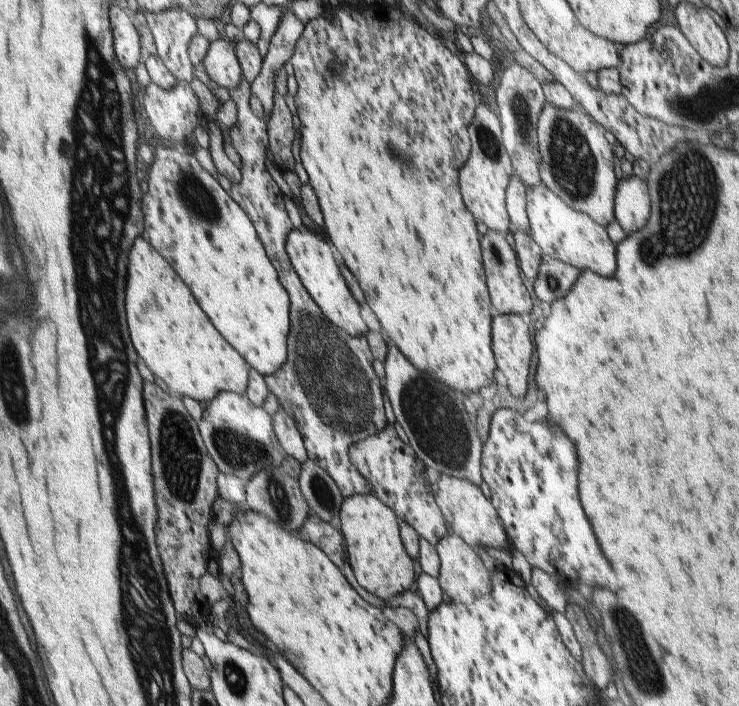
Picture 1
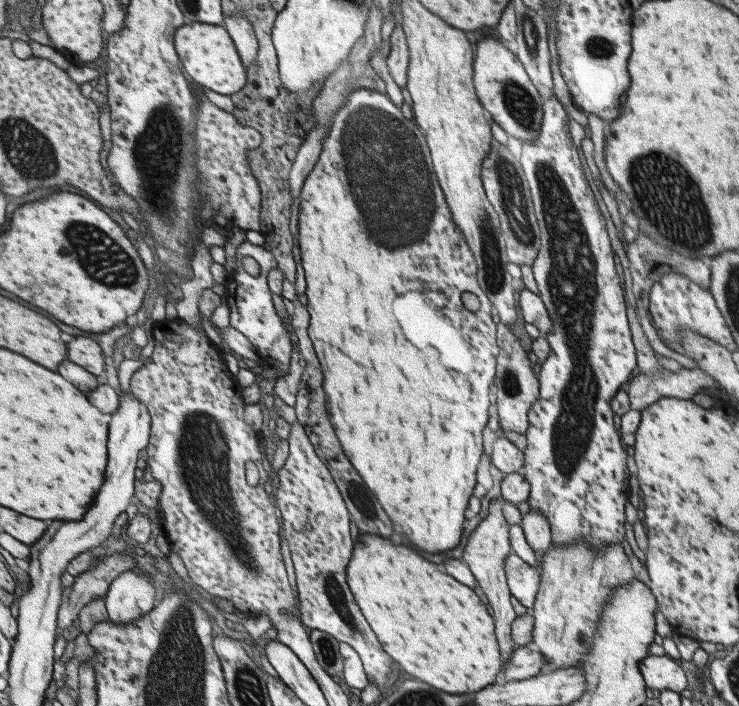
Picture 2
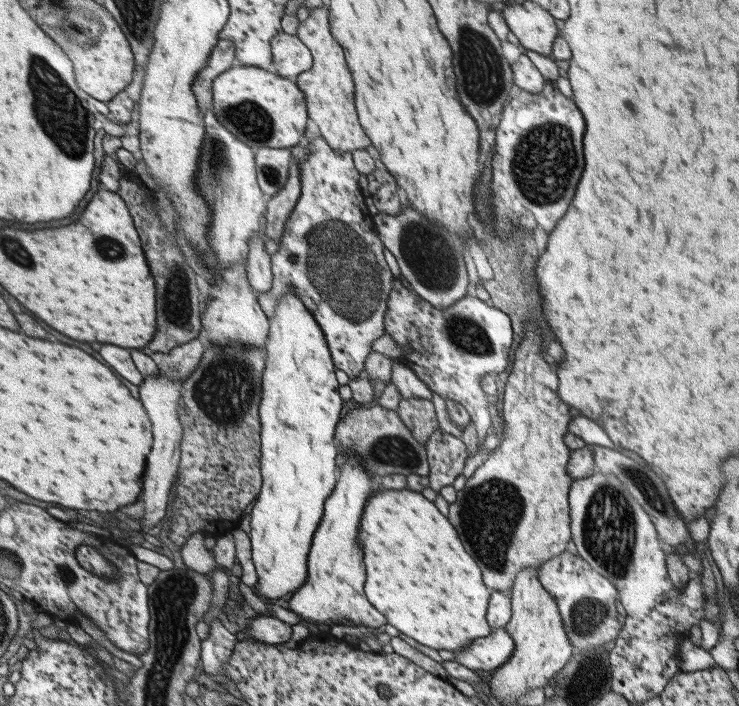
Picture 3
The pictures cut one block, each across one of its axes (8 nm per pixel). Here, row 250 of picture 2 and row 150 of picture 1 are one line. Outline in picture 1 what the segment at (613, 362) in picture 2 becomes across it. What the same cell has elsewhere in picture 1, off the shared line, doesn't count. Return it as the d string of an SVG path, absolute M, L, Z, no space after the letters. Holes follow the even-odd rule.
M545 102L536 122L538 138L538 175L551 192L556 193L572 209L586 213L605 228L613 223L613 154L603 132L582 111L562 109Z

